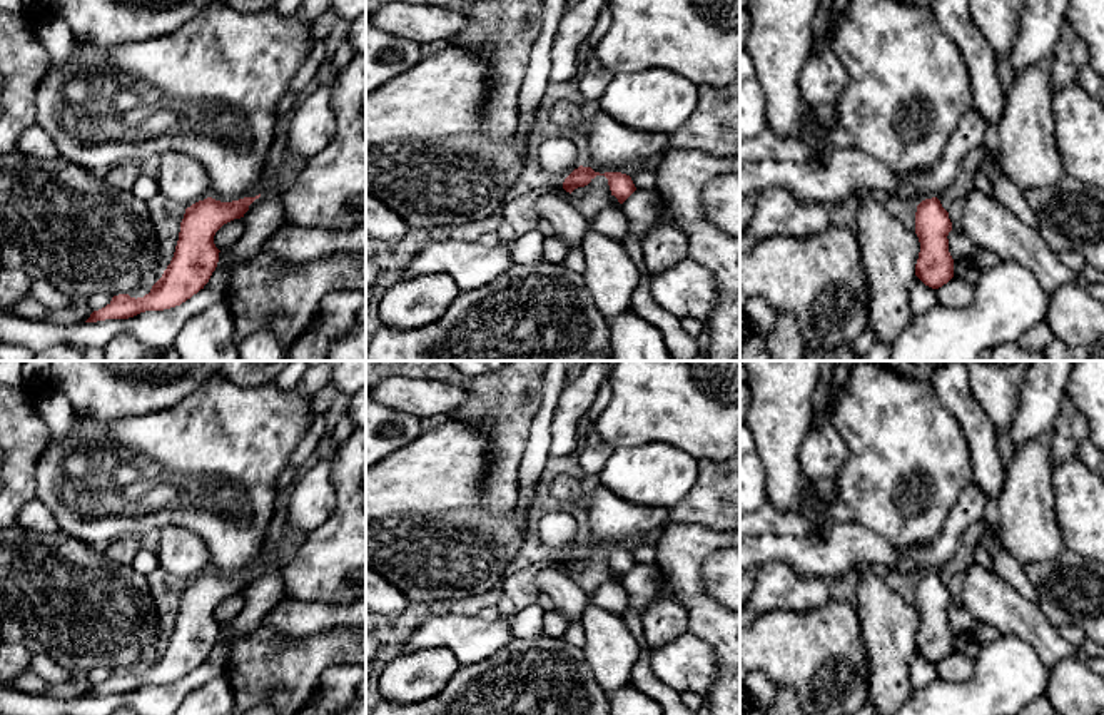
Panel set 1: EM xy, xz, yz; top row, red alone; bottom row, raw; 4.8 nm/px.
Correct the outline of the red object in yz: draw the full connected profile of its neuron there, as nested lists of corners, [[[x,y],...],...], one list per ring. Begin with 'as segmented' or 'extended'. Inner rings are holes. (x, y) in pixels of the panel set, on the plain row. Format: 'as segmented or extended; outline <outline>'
as segmented; outline [[[937,571],[925,573],[917,580],[915,608],[920,626],[915,650],[929,662],[939,663],[954,652],[954,633],[949,626],[949,606],[952,596],[949,586]]]

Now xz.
as segmented; outline [[[580,540],[575,543],[563,556],[563,563],[566,566],[573,566],[578,561],[588,560],[596,550],[605,550],[608,553],[608,560],[611,565],[611,570],[618,573],[620,578],[623,578],[635,565],[635,558],[630,550],[621,546],[595,546],[591,541]]]

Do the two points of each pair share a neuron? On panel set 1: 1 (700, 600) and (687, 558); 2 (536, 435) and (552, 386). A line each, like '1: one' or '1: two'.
1: one
2: one

